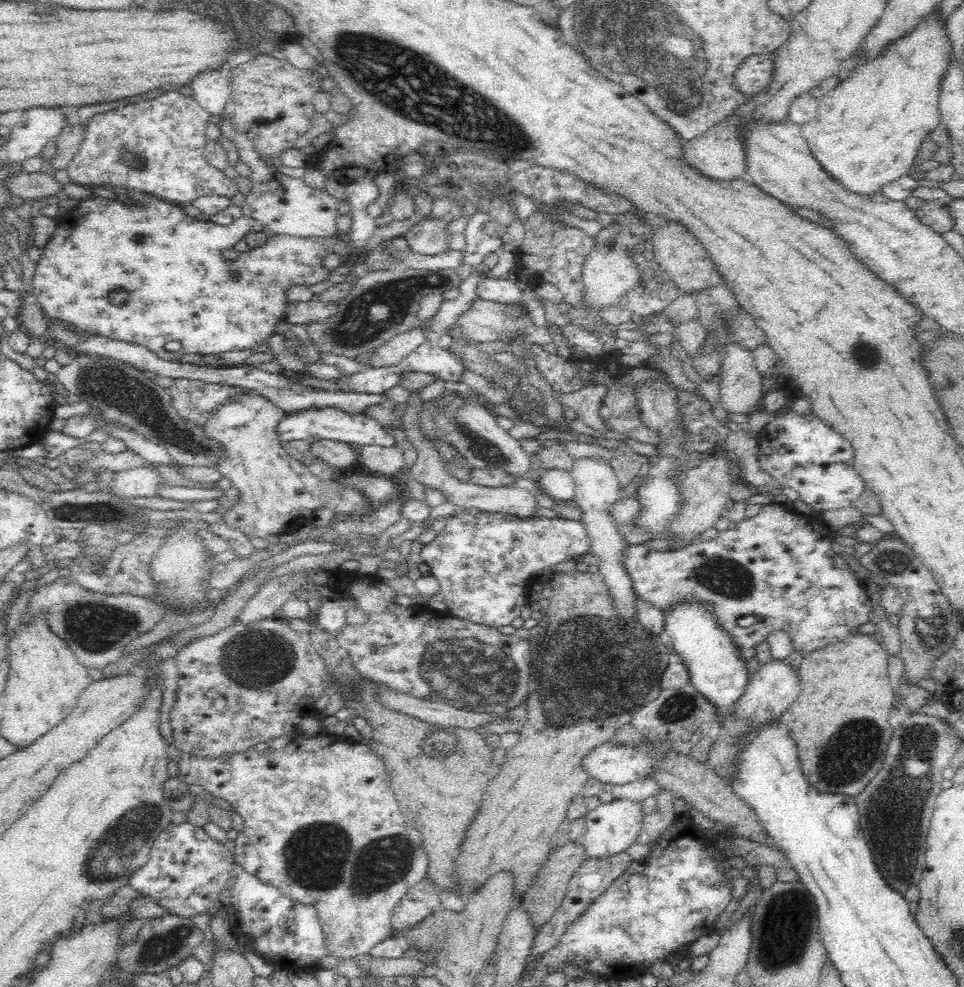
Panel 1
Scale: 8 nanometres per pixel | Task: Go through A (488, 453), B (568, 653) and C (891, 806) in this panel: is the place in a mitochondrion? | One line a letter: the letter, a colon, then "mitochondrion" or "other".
A: mitochondrion
B: mitochondrion
C: mitochondrion

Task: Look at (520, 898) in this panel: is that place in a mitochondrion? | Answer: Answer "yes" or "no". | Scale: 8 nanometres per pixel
no

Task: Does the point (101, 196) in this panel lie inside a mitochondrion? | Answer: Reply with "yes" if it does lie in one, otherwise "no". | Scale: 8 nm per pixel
no

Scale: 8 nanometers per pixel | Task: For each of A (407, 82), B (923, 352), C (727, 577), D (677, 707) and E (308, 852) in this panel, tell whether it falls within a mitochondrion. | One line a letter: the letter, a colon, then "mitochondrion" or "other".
A: mitochondrion
B: other
C: mitochondrion
D: mitochondrion
E: mitochondrion

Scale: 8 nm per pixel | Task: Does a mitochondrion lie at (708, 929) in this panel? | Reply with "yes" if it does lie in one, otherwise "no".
no

